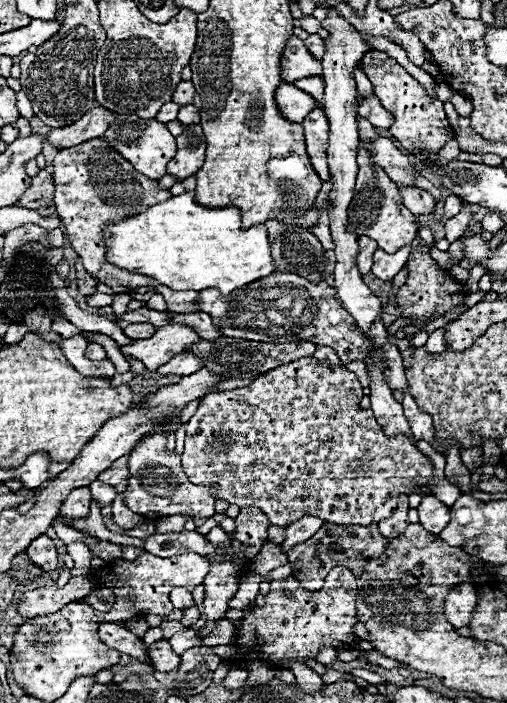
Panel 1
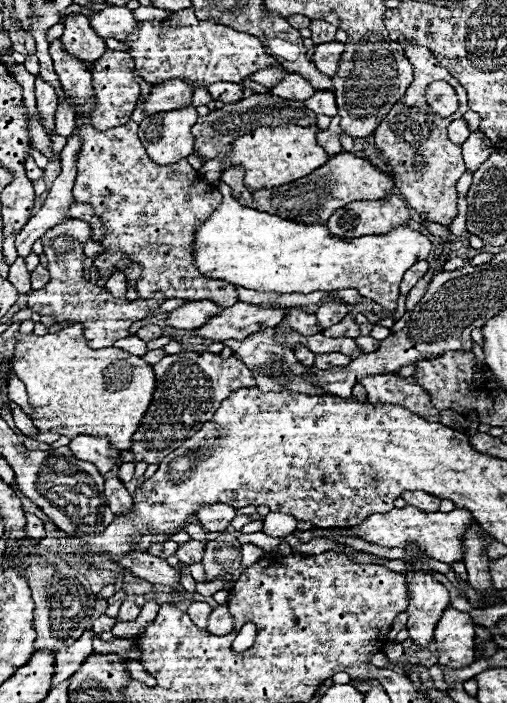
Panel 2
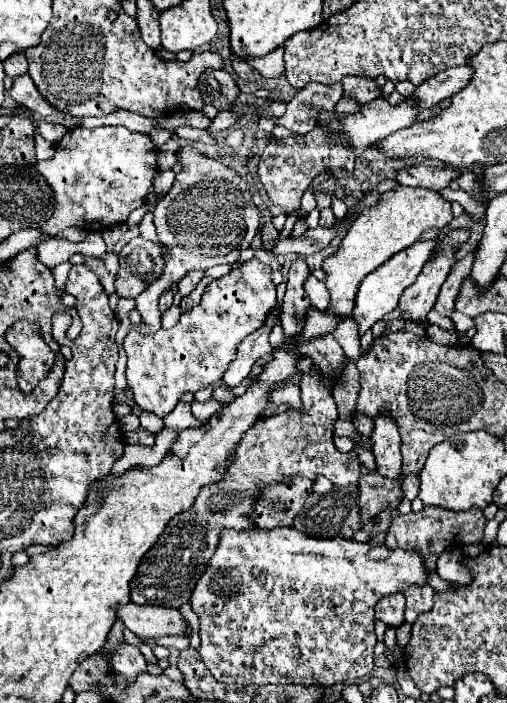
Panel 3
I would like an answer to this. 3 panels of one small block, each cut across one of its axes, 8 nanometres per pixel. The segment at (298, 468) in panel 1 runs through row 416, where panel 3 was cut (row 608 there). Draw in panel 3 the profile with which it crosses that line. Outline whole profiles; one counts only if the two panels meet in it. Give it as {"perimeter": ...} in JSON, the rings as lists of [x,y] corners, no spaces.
{"perimeter":[[[292,526],[272,530],[222,530],[216,546],[216,564],[208,564],[200,580],[190,594],[190,606],[200,620],[200,658],[204,660],[210,674],[222,684],[302,684],[302,686],[332,686],[346,680],[364,680],[372,672],[372,650],[376,646],[374,634],[374,606],[380,598],[404,592],[412,584],[428,584],[428,570],[418,550],[400,550],[388,546],[372,546],[368,542],[356,542],[348,538],[312,538]]]}

